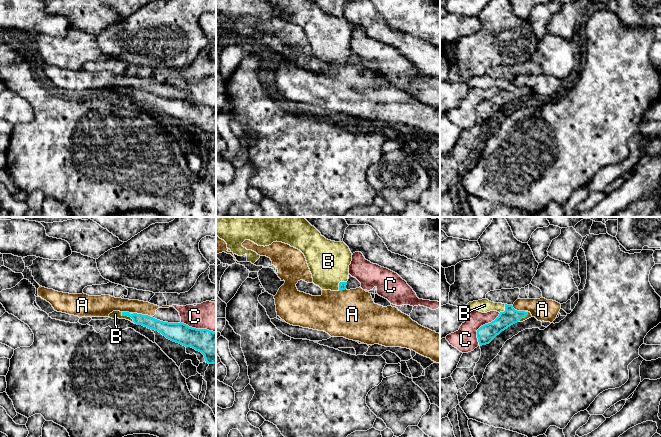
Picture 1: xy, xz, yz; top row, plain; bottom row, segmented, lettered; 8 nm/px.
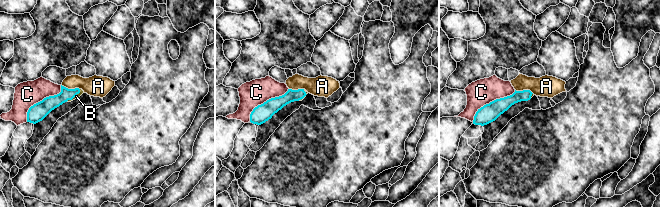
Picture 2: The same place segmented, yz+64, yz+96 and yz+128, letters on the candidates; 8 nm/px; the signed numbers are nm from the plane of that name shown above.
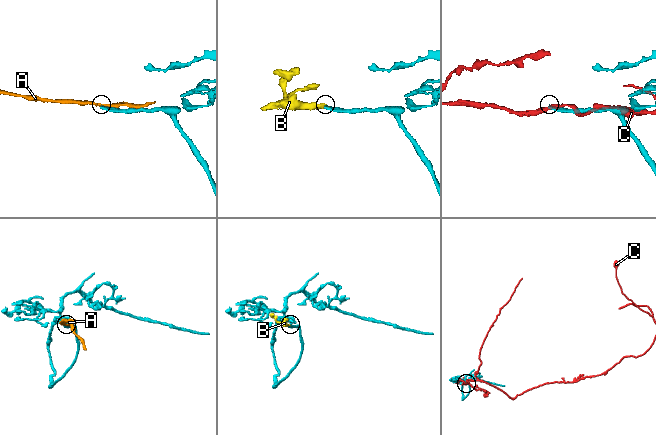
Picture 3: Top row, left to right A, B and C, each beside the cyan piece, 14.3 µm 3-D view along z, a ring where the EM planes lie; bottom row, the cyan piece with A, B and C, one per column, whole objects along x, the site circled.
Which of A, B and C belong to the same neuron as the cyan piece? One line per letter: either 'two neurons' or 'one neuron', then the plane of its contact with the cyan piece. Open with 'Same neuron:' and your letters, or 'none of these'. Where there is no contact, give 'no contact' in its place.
Same neuron: B
A: two neurons; meets cyan in xy
B: one neuron; meets cyan in xy
C: two neurons; meets cyan in yz

